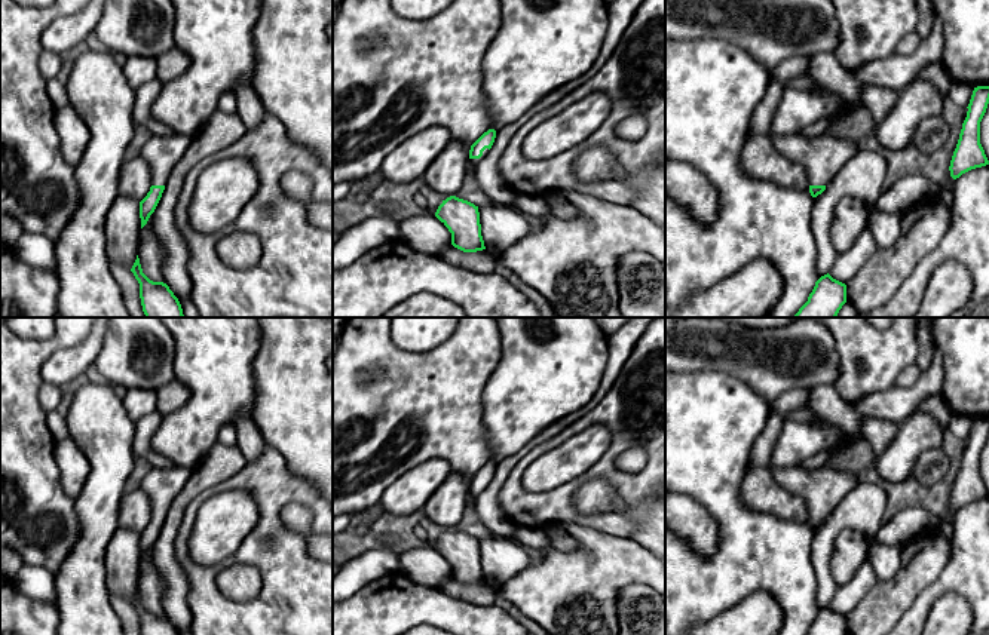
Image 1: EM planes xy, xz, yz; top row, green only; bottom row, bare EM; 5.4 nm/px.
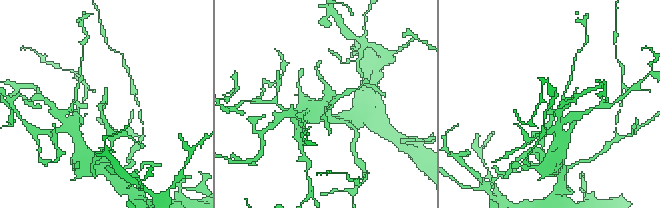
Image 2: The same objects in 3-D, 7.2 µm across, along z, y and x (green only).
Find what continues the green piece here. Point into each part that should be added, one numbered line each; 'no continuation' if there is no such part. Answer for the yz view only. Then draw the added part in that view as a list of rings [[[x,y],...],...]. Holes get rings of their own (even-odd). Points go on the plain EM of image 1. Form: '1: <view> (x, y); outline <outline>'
1: yz (821, 488); outline [[[827,464],[811,470],[803,466],[775,469],[772,476],[781,488],[808,503],[809,518],[827,518],[857,484],[855,475]]]

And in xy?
1: xy (162, 485); outline [[[174,466],[153,467],[143,479],[140,490],[150,497],[151,518],[165,518],[172,500],[183,490],[193,469]]]

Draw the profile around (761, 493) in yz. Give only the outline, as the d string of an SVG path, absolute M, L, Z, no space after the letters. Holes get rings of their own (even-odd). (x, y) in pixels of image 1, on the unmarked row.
M750 463L741 484L741 496L748 510L769 513L783 521L809 522L808 503L781 488L768 466Z

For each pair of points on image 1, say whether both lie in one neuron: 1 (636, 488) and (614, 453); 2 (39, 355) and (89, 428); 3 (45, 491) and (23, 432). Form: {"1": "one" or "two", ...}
{"1": "one", "2": "two", "3": "one"}

